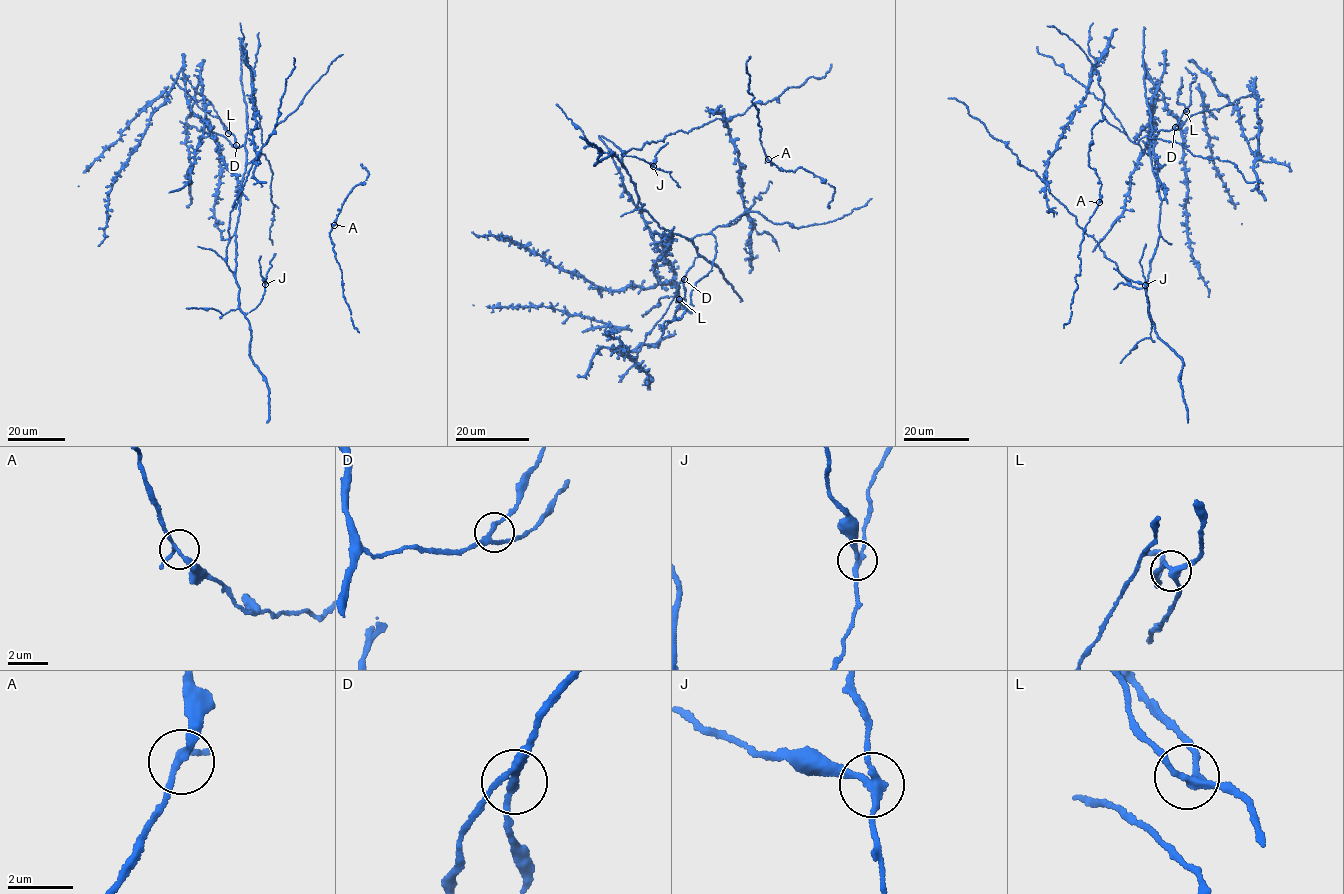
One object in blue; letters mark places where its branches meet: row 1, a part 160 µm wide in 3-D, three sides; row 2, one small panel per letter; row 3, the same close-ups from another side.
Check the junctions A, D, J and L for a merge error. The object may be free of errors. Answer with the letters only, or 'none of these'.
J

